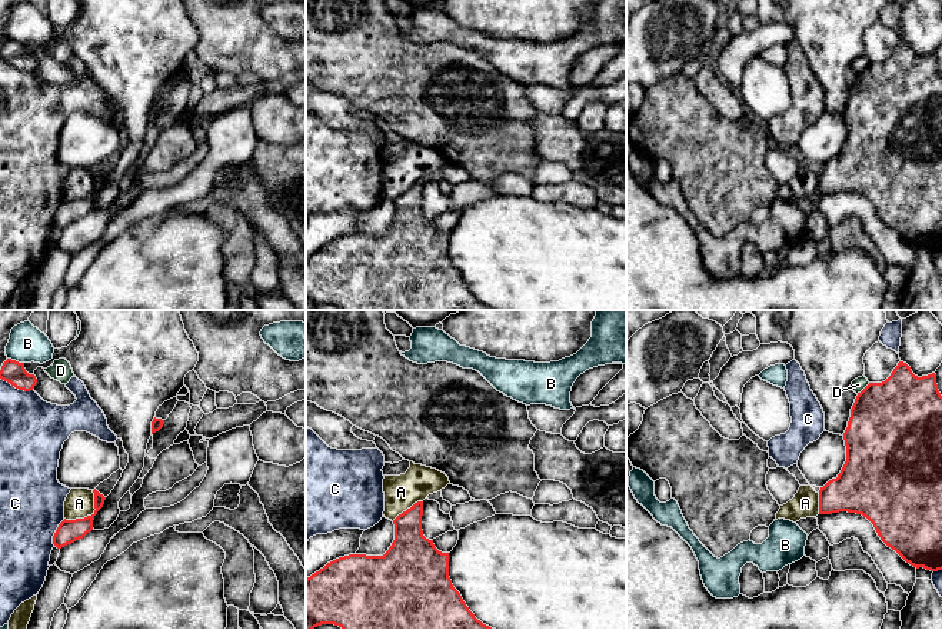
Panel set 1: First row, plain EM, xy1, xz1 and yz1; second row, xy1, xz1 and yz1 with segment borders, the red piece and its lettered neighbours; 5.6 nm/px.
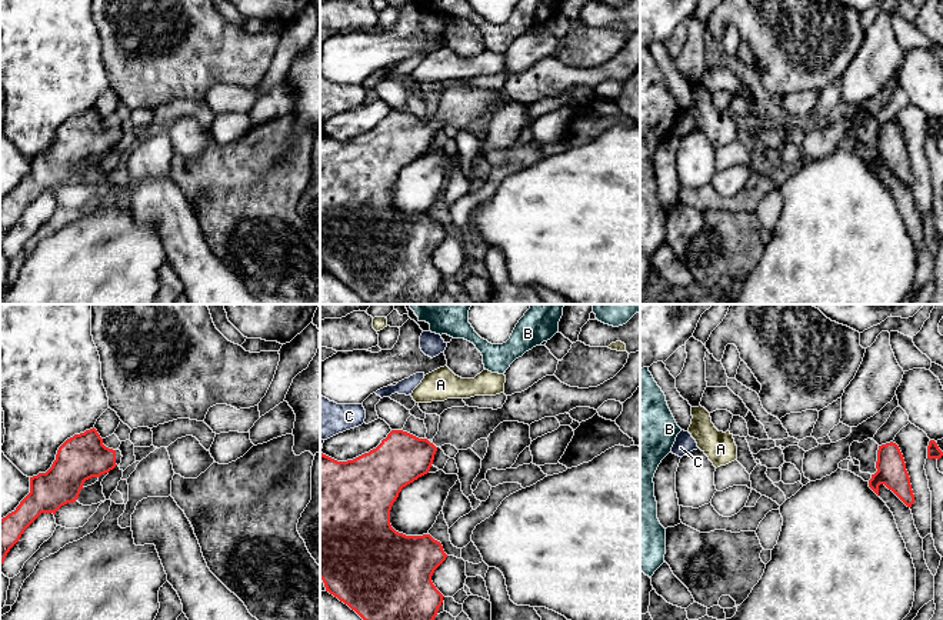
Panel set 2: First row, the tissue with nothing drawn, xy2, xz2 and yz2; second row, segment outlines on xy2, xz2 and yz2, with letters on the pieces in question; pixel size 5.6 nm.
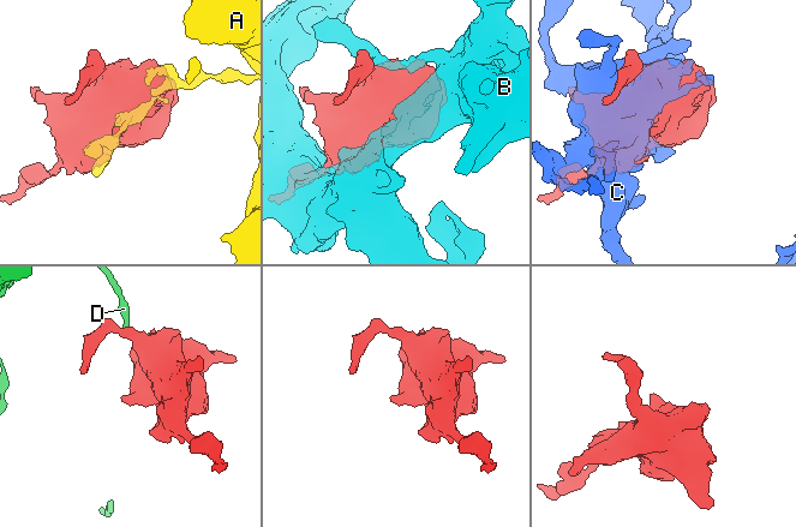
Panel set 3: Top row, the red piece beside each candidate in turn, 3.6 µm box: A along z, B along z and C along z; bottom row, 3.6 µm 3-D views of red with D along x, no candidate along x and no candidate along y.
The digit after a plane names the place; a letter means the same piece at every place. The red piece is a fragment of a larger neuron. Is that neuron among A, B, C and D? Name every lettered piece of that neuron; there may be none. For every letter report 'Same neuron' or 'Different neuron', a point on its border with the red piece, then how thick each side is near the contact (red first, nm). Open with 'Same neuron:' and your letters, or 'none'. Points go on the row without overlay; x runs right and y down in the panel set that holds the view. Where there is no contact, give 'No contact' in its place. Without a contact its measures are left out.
Same neuron: none
A: Different neuron. Touches red at xy1 (89, 196). Thickness 130 nm (red) against 160 nm
B: Different neuron. Touches red at xy1 (16, 42). Thickness 130 nm (red) against 200 nm
C: Different neuron. Touches red at xy1 (17, 67). Thickness 130 nm (red) against 360 nm
D: Different neuron. Touches red at yz1 (864, 69). Thickness 480 nm (red) against 80 nm

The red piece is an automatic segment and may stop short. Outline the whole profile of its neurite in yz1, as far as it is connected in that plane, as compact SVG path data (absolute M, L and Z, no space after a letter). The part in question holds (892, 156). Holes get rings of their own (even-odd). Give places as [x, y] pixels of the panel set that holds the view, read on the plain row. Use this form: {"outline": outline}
{"outline": "M899 41L882 63L869 63L858 73L843 113L846 141L836 159L819 170L819 194L839 191L866 197L881 220L906 243L931 251L942 250L942 76L936 54L918 57Z"}

